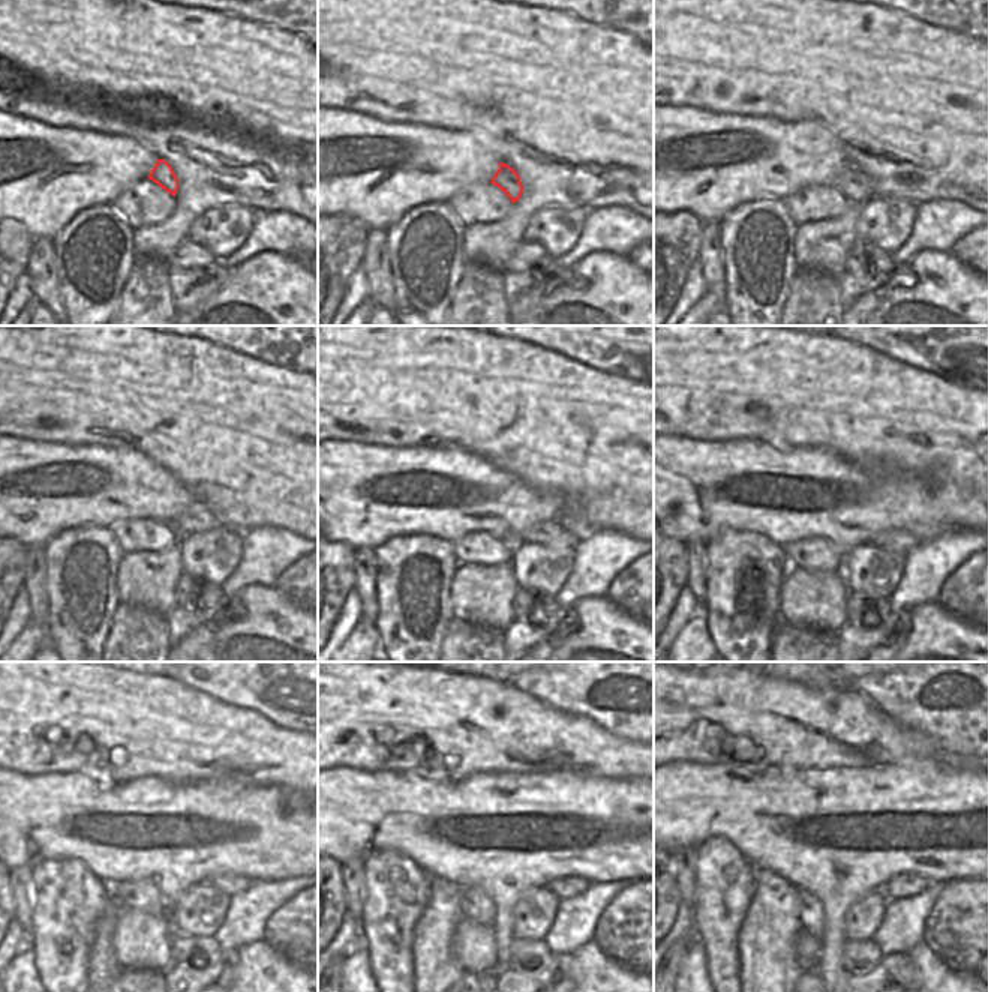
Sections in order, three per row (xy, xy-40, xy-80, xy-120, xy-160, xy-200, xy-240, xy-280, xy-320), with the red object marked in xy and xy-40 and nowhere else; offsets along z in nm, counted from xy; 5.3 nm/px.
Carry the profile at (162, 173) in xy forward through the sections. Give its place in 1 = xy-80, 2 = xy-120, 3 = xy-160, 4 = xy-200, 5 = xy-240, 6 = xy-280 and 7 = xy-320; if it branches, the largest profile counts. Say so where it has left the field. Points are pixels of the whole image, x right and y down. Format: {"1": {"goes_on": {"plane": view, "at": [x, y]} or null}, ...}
{"1": {"goes_on": {"plane": "xy-80", "at": [852, 183]}}, "2": {"goes_on": {"plane": "xy-120", "at": [194, 520]}}, "3": {"goes_on": {"plane": "xy-160", "at": [550, 533]}}, "4": {"goes_on": {"plane": "xy-200", "at": [898, 542]}}, "5": {"goes_on": {"plane": "xy-240", "at": [230, 884]}}, "6": {"goes_on": {"plane": "xy-280", "at": [564, 887]}}, "7": {"goes_on": {"plane": "xy-320", "at": [901, 886]}}}

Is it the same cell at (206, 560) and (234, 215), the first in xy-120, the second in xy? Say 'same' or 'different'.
same

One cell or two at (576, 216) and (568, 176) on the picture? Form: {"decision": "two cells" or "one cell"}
{"decision": "two cells"}

